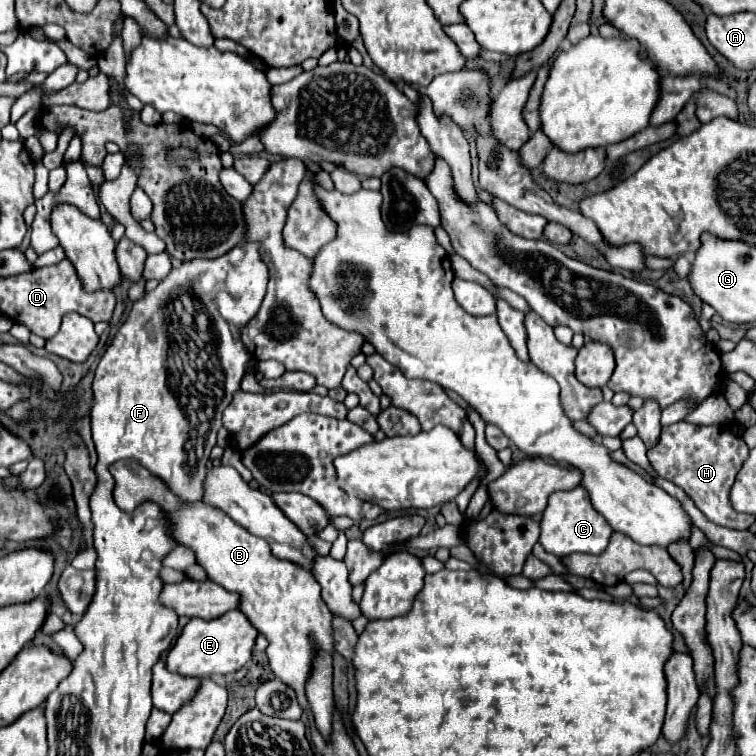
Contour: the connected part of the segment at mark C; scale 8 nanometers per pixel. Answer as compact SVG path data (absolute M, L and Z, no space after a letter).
M577 487L571 491L557 491L549 497L549 505L541 517L541 537L539 543L545 551L565 557L571 553L601 553L605 551L613 529L605 521L601 513L597 513L589 501L589 493L585 487Z

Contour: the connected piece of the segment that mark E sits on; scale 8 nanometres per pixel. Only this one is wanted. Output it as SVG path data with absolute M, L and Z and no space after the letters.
M227 611L219 619L191 619L181 635L177 637L175 645L167 655L167 669L185 677L203 677L203 675L227 675L241 669L249 659L257 639L257 629L249 623L249 619L239 611Z

